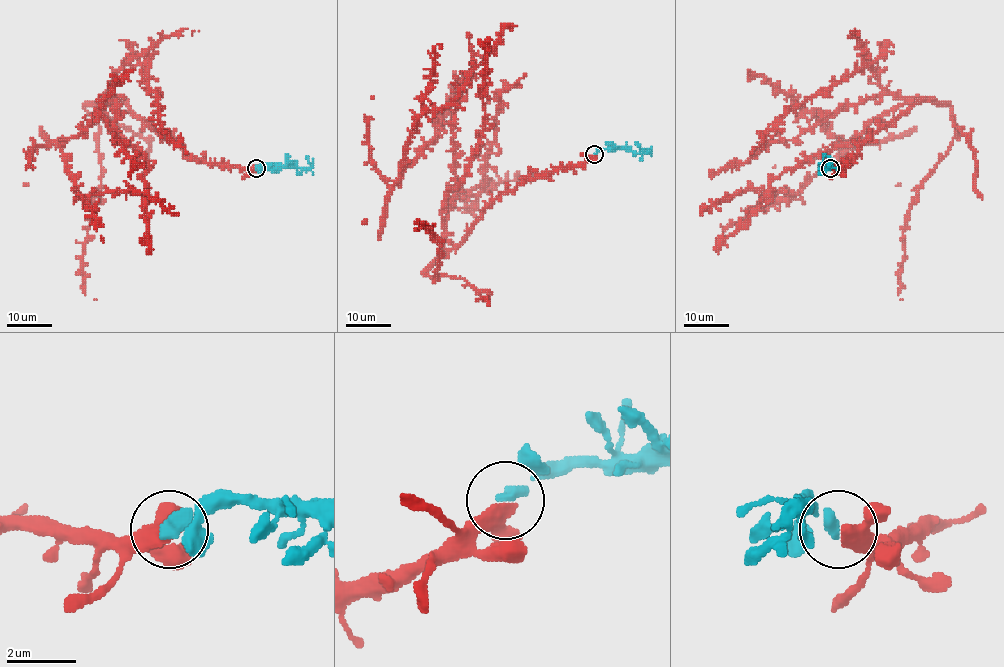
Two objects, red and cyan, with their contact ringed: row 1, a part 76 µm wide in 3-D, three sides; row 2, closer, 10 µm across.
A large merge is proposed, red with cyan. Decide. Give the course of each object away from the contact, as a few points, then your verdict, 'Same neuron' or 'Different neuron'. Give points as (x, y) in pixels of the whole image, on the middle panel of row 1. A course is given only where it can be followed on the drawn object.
Course of red: (595, 155), (503, 192), (446, 250), (442, 203), (479, 143), (481, 89), (421, 117), (400, 173), (474, 73). Course of cyan: (595, 154), (619, 148), (629, 148), (636, 153), (645, 151). Same neuron

